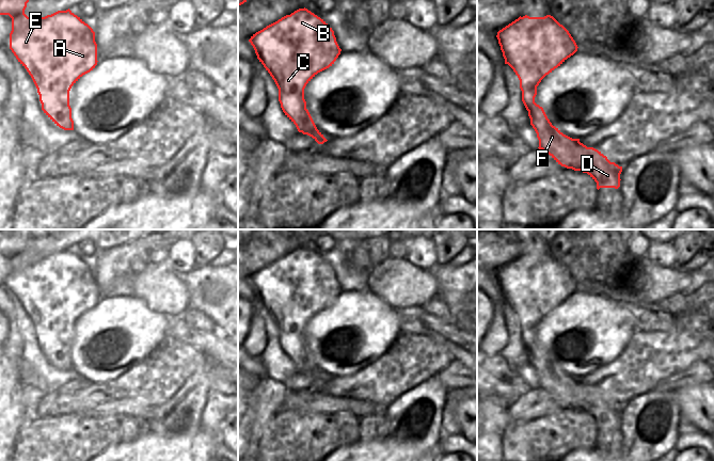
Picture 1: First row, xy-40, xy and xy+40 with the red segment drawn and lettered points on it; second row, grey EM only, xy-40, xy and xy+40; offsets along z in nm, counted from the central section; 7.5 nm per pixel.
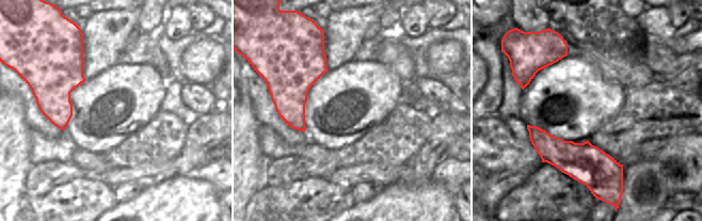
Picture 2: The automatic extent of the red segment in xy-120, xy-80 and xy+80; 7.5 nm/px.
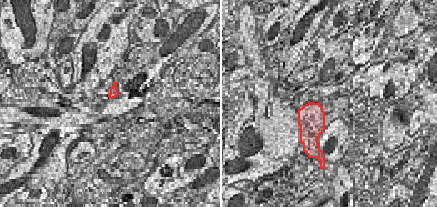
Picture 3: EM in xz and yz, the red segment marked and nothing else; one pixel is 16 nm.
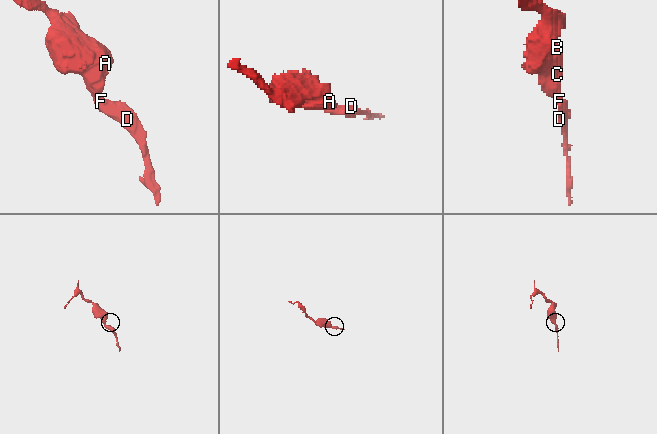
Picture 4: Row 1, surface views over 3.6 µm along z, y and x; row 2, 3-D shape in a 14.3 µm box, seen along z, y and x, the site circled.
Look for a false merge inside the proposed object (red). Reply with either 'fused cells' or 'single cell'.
single cell

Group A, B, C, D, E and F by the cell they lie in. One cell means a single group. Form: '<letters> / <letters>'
A B C D E F

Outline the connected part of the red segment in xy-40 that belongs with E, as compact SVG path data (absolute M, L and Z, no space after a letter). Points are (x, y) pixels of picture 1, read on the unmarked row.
M0 229L0 254L9 254L12 257L10 288L31 315L37 328L44 352L60 367L74 369L72 347L69 345L69 330L83 314L93 309L97 304L95 271L69 248L58 250L45 256L28 256L25 253L25 249L30 238L31 229Z

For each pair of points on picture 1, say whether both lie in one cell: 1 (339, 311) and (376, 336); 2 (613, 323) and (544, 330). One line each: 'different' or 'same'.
1: same
2: same

